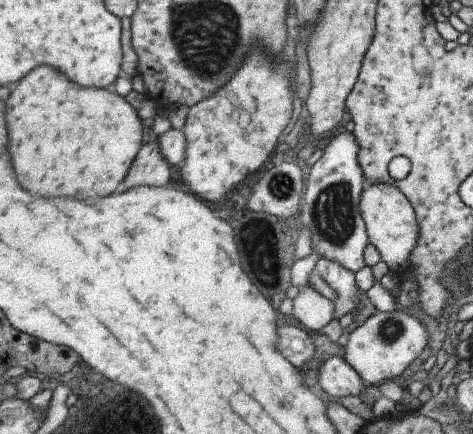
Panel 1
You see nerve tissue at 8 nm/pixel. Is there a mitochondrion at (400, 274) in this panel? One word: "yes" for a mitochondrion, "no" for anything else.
no

